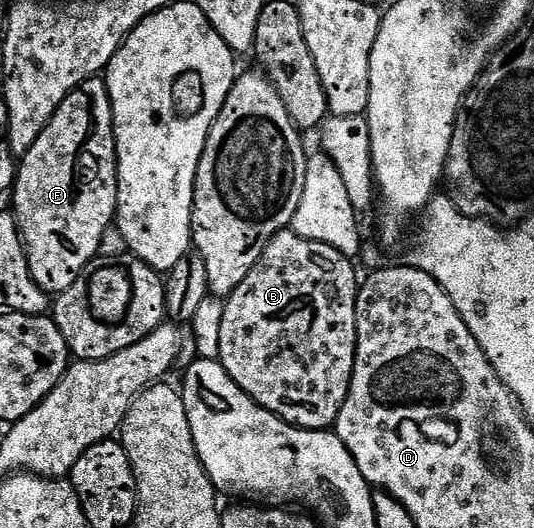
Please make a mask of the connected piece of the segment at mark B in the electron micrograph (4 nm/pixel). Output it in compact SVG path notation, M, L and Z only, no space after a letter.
M284 229L275 234L269 246L265 249L259 264L237 285L237 289L224 302L224 319L221 321L219 364L227 370L229 377L240 389L255 402L258 407L272 411L276 417L290 423L292 427L302 427L305 431L325 431L334 428L337 417L347 400L351 388L351 378L355 368L355 346L357 345L357 317L355 302L359 296L360 280L355 280L355 267L350 258L342 255L324 243L306 239L297 234L294 229Z

